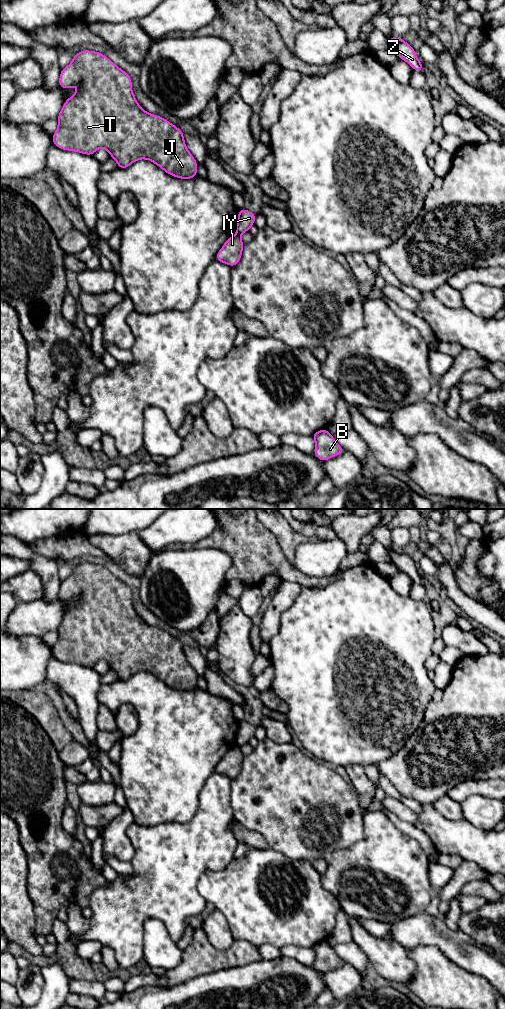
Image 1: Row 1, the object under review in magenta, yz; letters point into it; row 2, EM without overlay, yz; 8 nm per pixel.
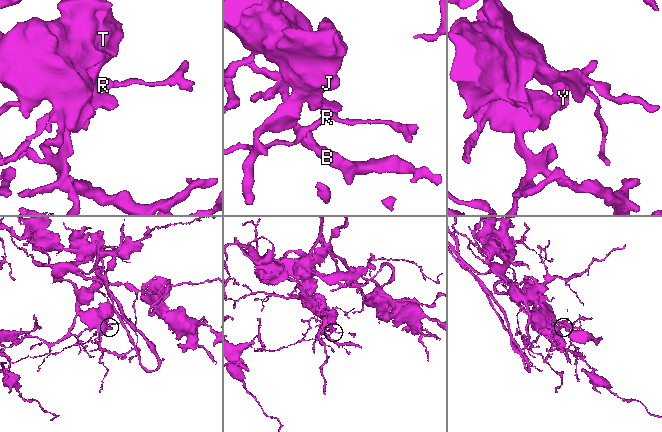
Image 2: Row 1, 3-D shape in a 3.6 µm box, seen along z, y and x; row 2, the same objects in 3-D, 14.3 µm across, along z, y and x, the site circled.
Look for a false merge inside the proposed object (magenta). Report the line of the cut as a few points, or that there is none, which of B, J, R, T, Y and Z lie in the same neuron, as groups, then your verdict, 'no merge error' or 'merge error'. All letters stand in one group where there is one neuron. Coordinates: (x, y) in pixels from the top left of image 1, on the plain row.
cut yz (236, 745), (239, 747); groups B J T Y Z / R; merge error

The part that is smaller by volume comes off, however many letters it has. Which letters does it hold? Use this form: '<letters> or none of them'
R

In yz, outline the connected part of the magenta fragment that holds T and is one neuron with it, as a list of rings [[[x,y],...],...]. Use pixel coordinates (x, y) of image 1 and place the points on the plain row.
[[[82,562],[75,566],[71,575],[61,581],[58,597],[63,601],[76,597],[78,602],[66,611],[57,629],[58,639],[52,647],[54,658],[91,668],[103,659],[116,672],[120,681],[128,680],[137,672],[146,671],[173,689],[186,692],[196,689],[198,675],[185,656],[184,645],[165,630],[145,623],[136,613],[131,589],[103,565]]]

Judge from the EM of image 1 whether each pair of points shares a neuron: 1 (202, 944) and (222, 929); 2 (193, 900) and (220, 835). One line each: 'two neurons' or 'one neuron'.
1: two neurons
2: one neuron

